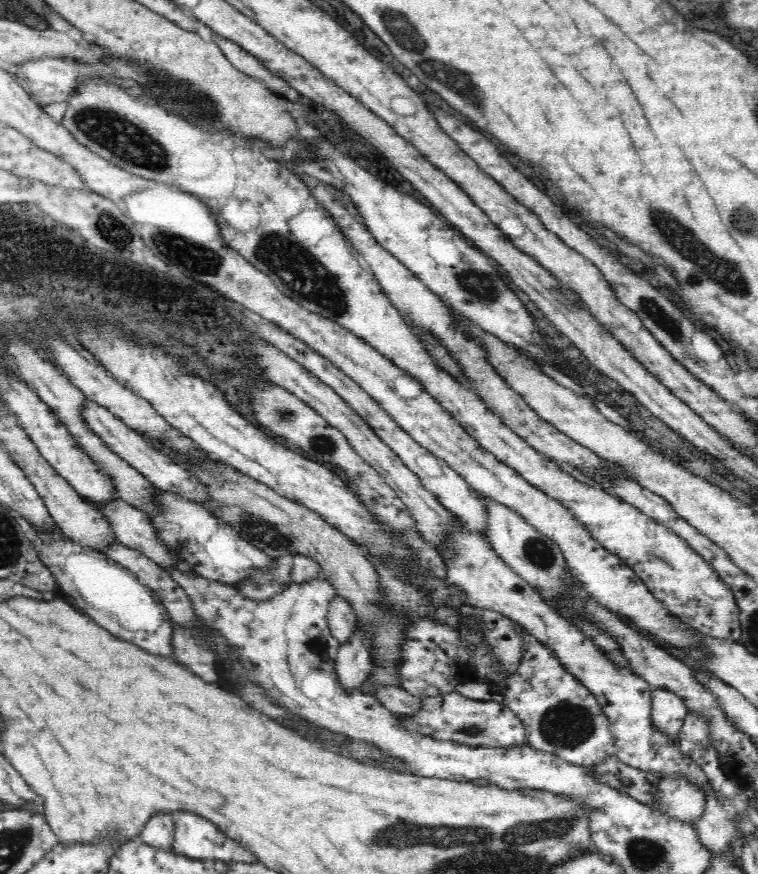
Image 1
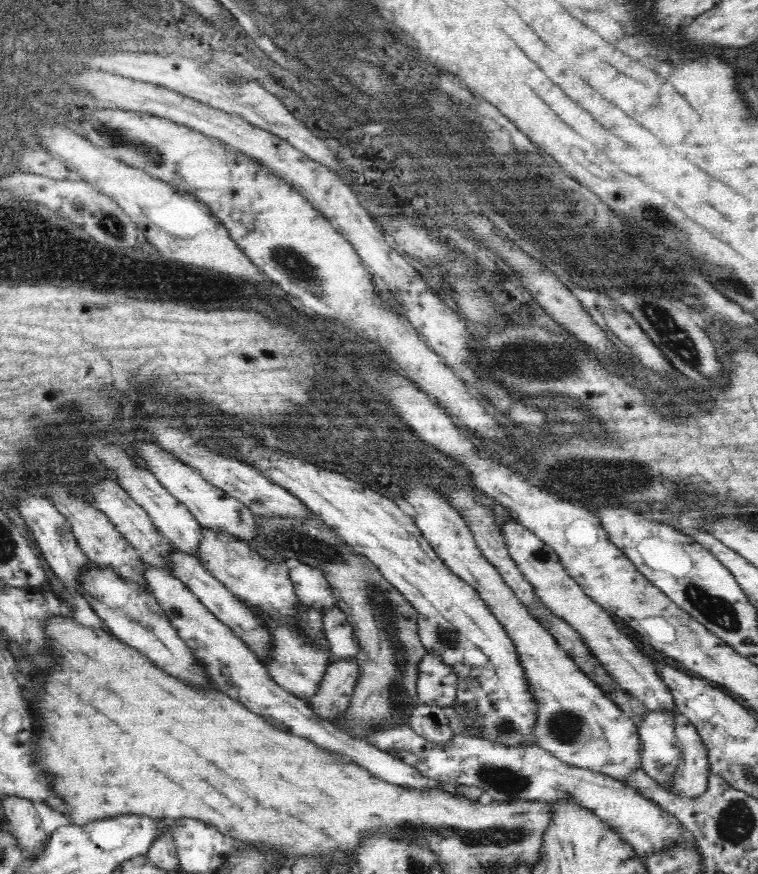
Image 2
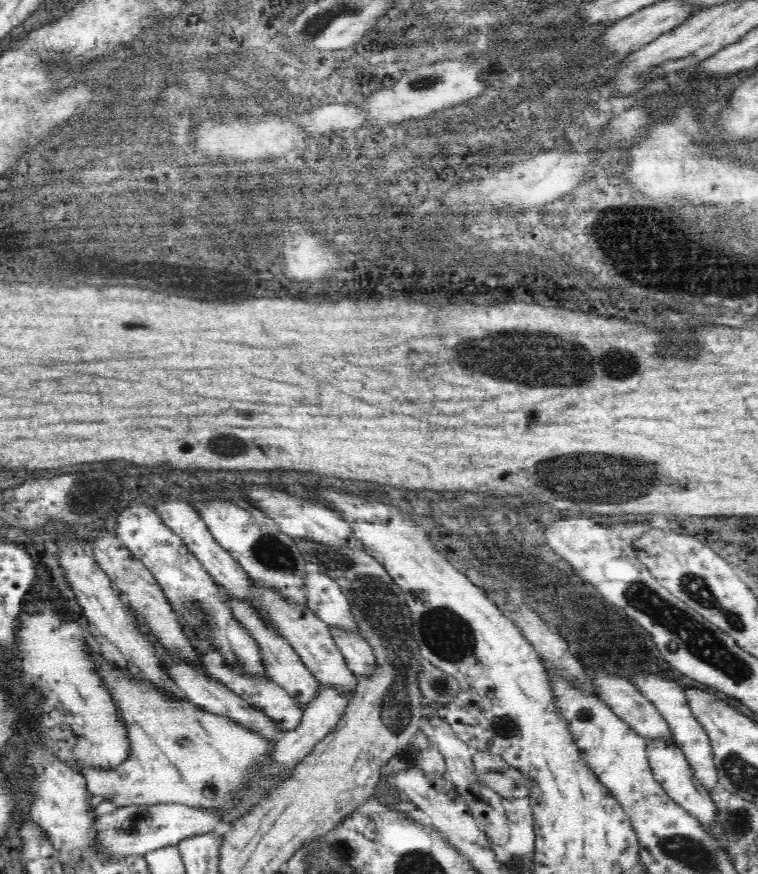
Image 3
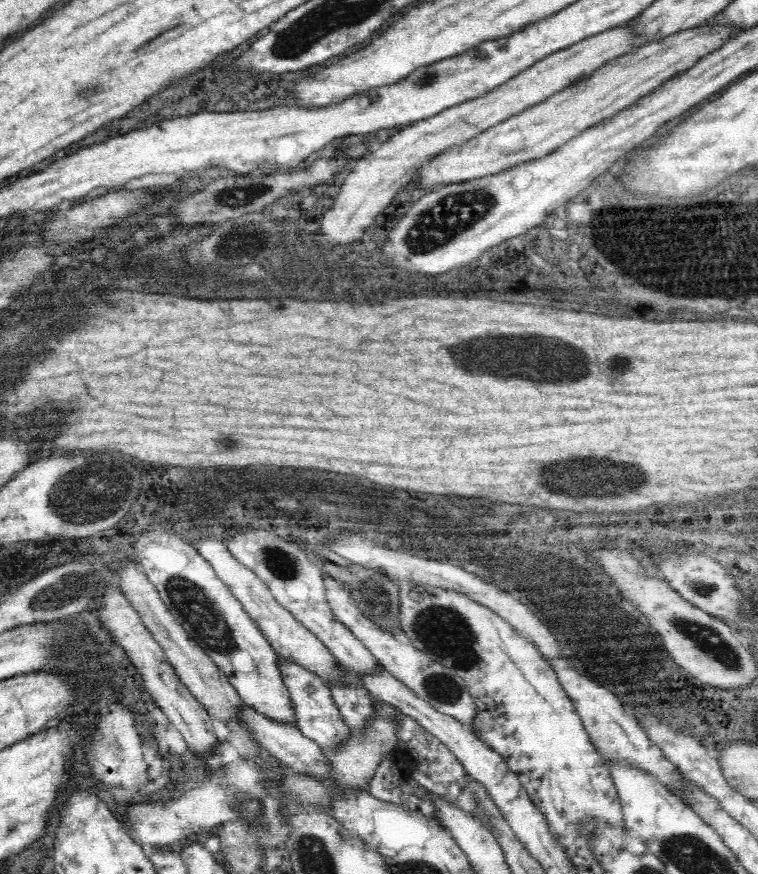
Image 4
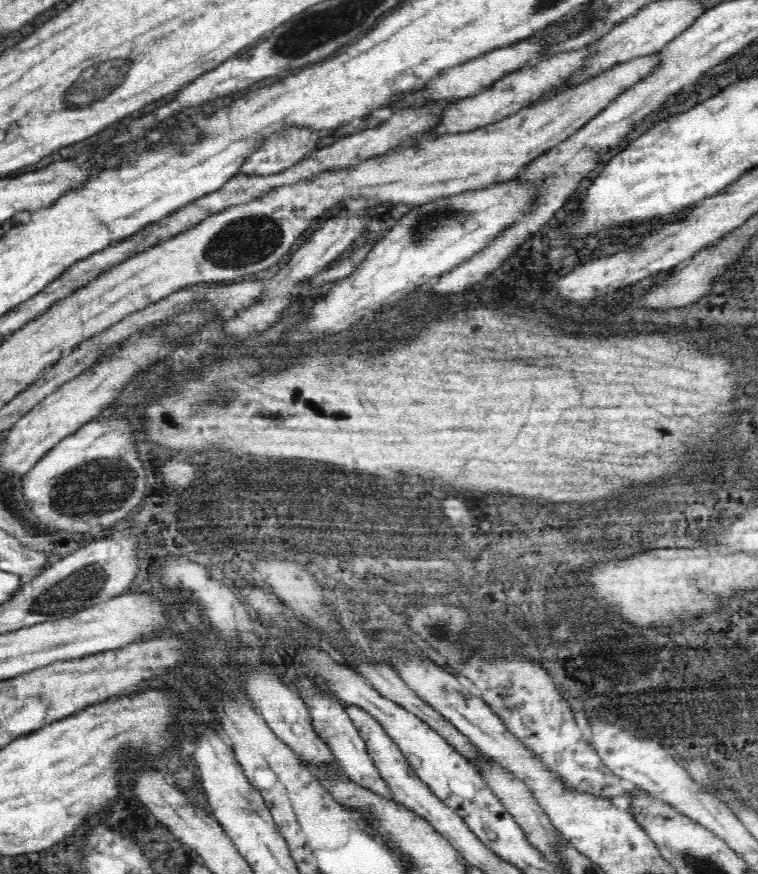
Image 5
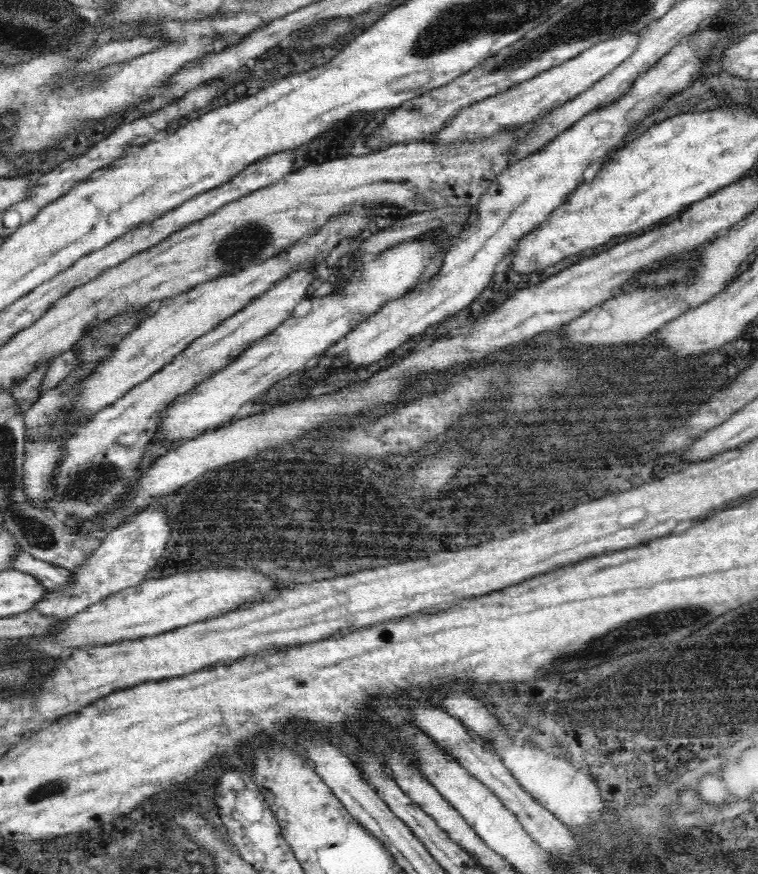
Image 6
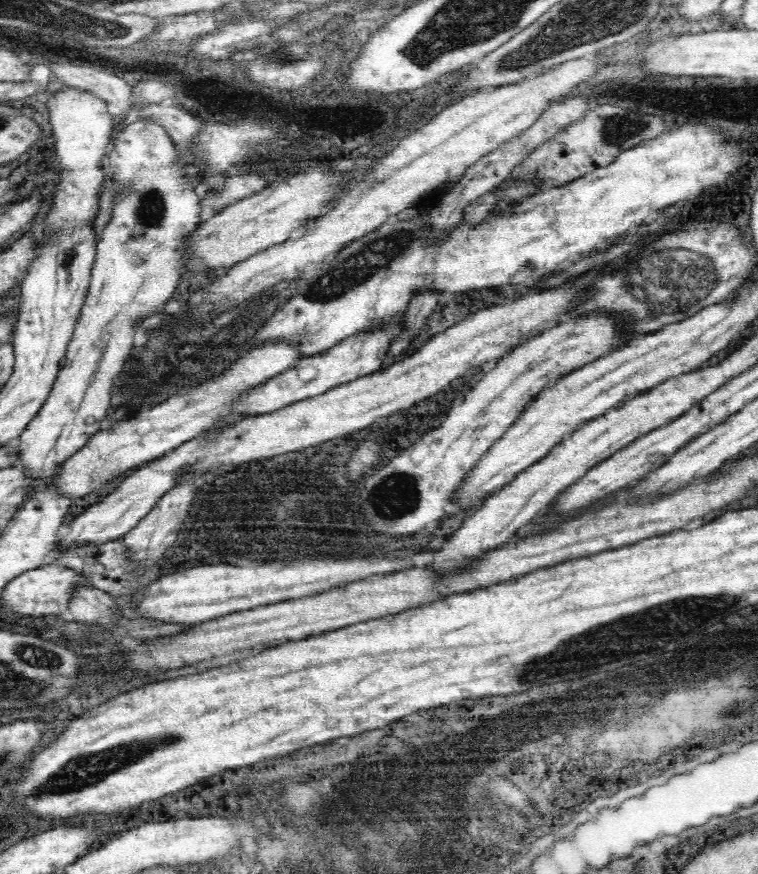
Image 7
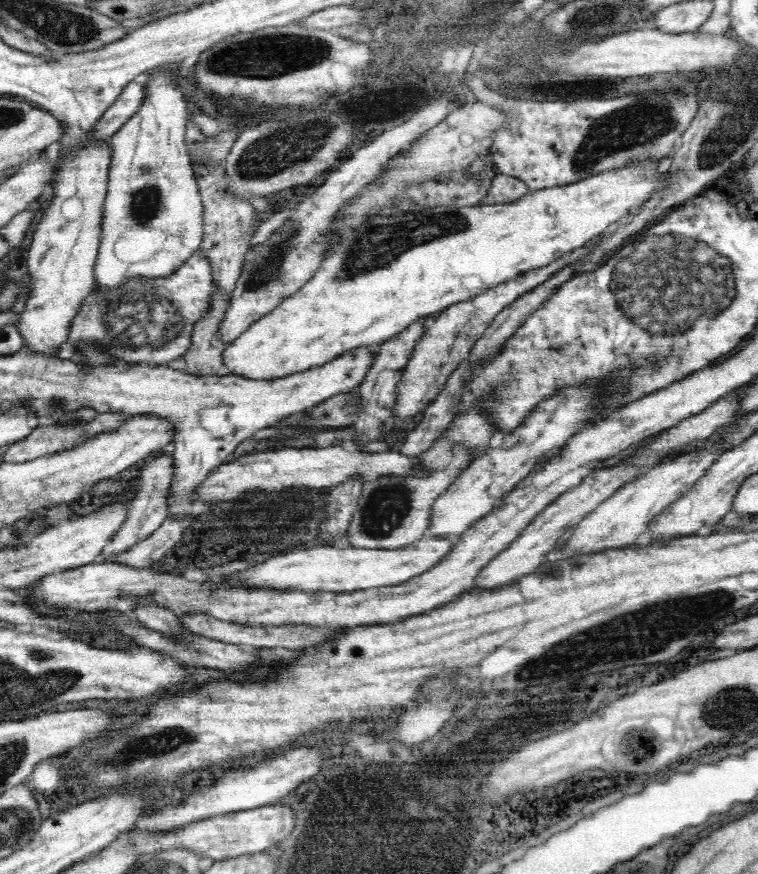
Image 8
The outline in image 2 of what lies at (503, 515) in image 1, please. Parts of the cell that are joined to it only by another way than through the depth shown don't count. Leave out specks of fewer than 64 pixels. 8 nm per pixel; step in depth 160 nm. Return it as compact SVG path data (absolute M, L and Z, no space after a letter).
M507 519L502 525L500 525L502 537L504 537L504 543L506 543L506 549L512 561L516 563L522 575L530 585L532 585L532 591L536 593L536 597L540 599L540 602L548 607L548 610L552 611L552 614L562 619L562 621L568 623L568 626L572 627L580 637L582 641L586 643L586 647L590 649L590 653L601 663L601 666L608 671L608 674L616 681L619 688L631 692L636 698L643 700L643 703L649 710L656 710L656 708L663 708L670 712L668 708L675 708L674 699L672 699L672 693L668 691L666 683L660 679L660 673L656 671L655 664L650 662L636 646L634 642L618 628L614 622L612 614L606 609L602 608L596 601L593 601L564 568L561 563L560 557L557 552L547 544L544 544L540 537L534 536L524 525L521 525L517 520Z

